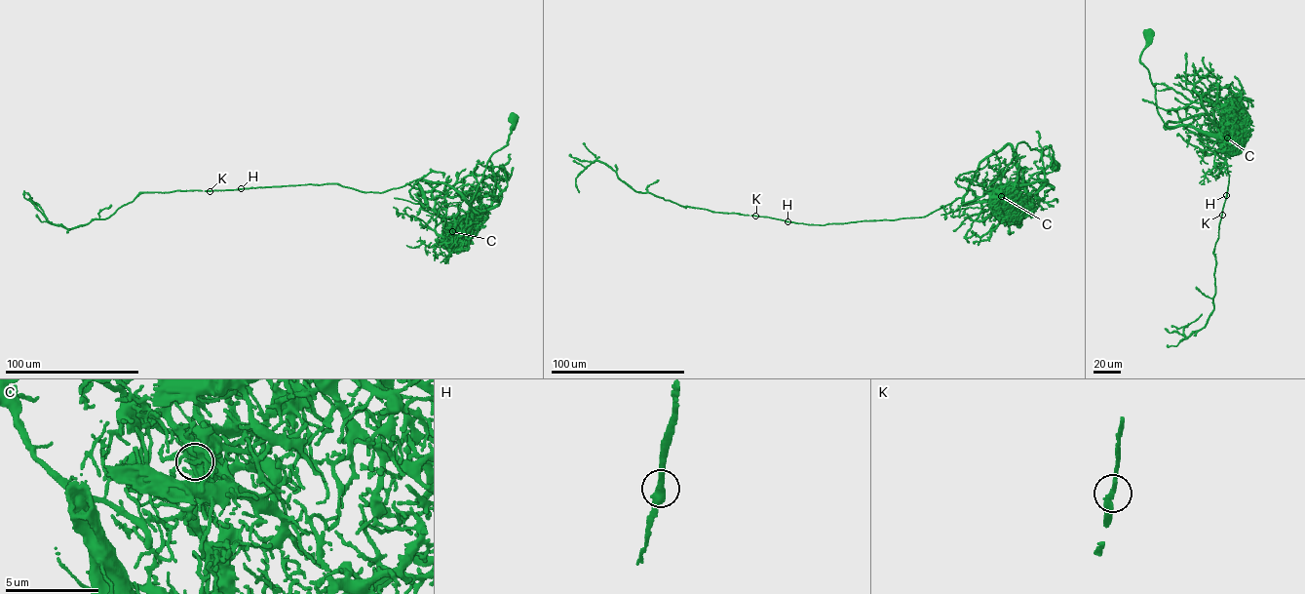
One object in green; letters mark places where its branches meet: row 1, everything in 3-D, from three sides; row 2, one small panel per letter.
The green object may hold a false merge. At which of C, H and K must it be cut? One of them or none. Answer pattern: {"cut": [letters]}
{"cut": ["C"]}

